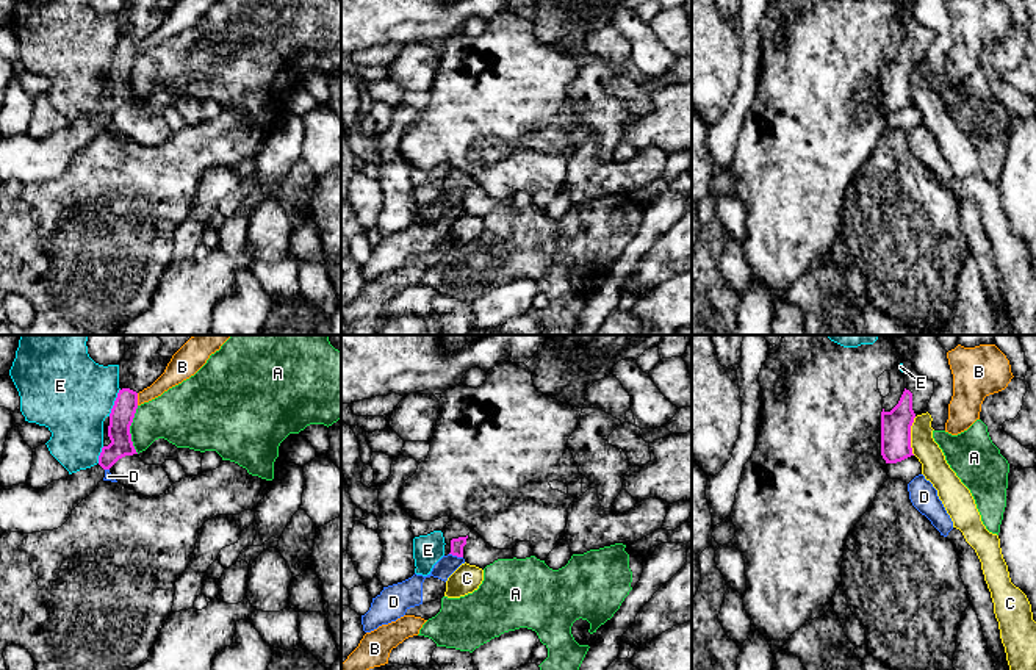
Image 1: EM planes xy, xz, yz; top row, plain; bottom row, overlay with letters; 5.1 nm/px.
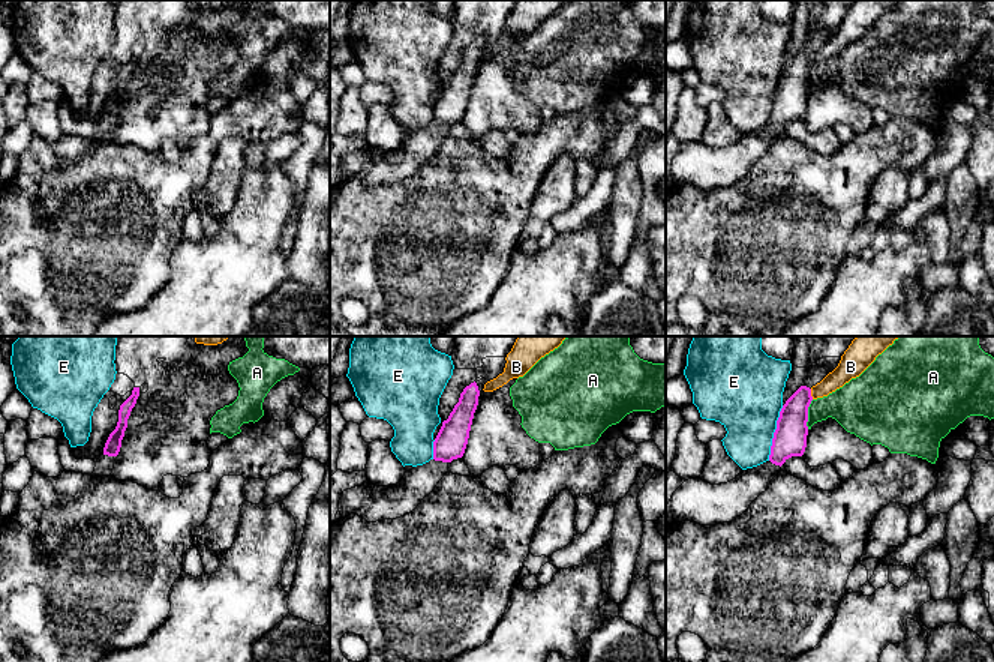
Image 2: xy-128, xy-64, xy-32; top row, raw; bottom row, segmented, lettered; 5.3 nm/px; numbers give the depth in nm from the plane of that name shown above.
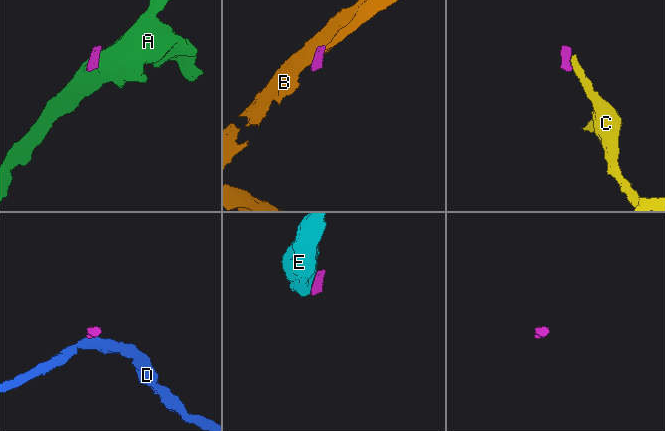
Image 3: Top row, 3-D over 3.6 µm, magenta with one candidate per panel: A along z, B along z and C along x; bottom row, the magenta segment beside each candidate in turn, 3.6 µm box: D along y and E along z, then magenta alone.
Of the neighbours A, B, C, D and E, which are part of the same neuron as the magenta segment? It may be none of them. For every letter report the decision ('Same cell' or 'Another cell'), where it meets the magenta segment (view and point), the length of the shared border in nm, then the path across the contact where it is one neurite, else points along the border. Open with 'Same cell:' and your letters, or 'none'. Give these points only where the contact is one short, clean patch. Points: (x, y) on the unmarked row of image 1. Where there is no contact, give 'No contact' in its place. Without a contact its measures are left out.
Same cell: none
A: Another cell. Touches magenta at xy (129, 79). Shared border 240 nm. Boundary: xy (138, 55), (130, 75), (130, 90), (136, 102)
B: Another cell. Touches magenta at xy (136, 49). Shared border 60 nm. Boundary: xy (136, 43), (138, 54)
C: Another cell. Touches magenta at yz (910, 85). Shared border 200 nm. Boundary: yz (916, 66), (911, 75), (913, 104)
D: Another cell. Touches magenta at xz (456, 204). Shared border 80 nm. Boundary: xz (449, 202), (462, 207)
E: Another cell. Touches magenta at xy (115, 52). Shared border 160 nm. Boundary: xy (119, 38), (108, 64)

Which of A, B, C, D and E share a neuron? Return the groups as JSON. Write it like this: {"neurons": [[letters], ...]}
{"neurons": [["A"], ["B"], ["C"], ["D"], ["E"]]}

